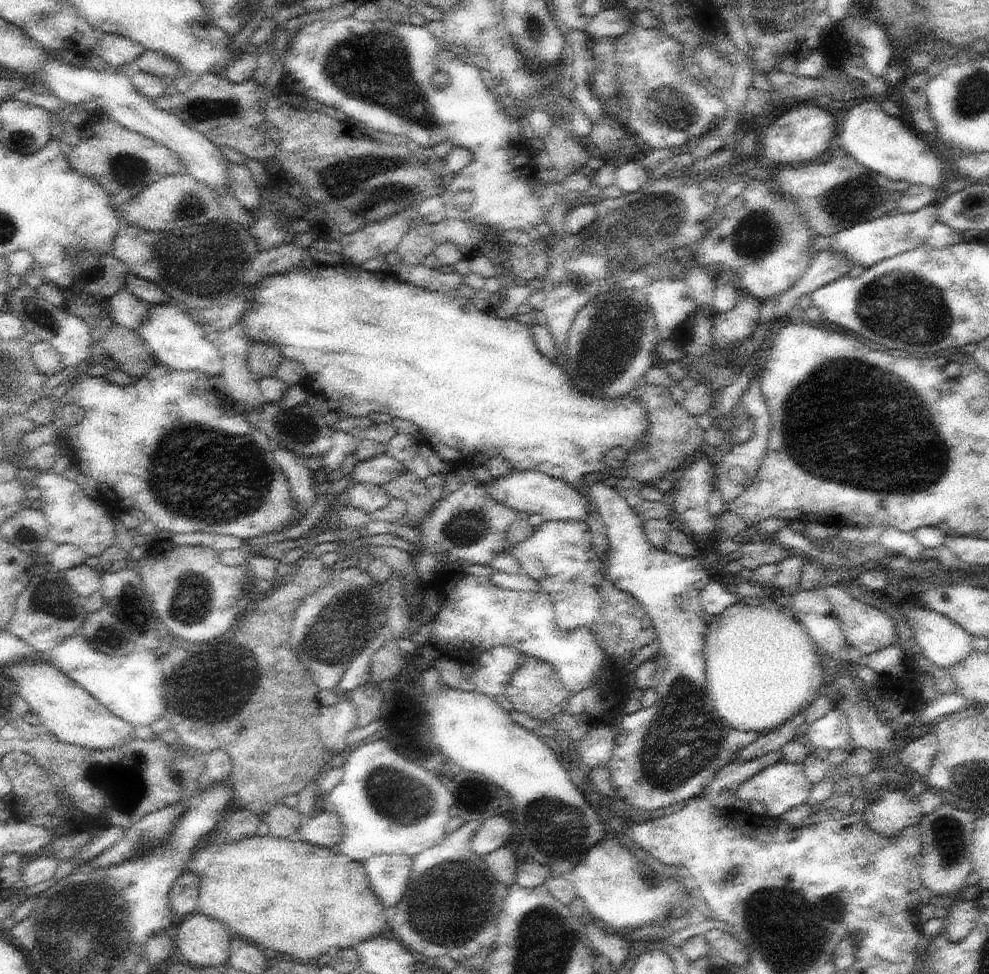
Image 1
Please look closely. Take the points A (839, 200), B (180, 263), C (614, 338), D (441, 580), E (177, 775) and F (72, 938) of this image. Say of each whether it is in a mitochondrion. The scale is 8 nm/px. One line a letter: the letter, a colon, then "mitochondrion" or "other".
A: mitochondrion
B: mitochondrion
C: mitochondrion
D: other
E: mitochondrion
F: mitochondrion

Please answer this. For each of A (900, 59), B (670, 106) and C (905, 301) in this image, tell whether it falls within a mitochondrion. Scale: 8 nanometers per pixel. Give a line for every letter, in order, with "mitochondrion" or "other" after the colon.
A: other
B: mitochondrion
C: mitochondrion

